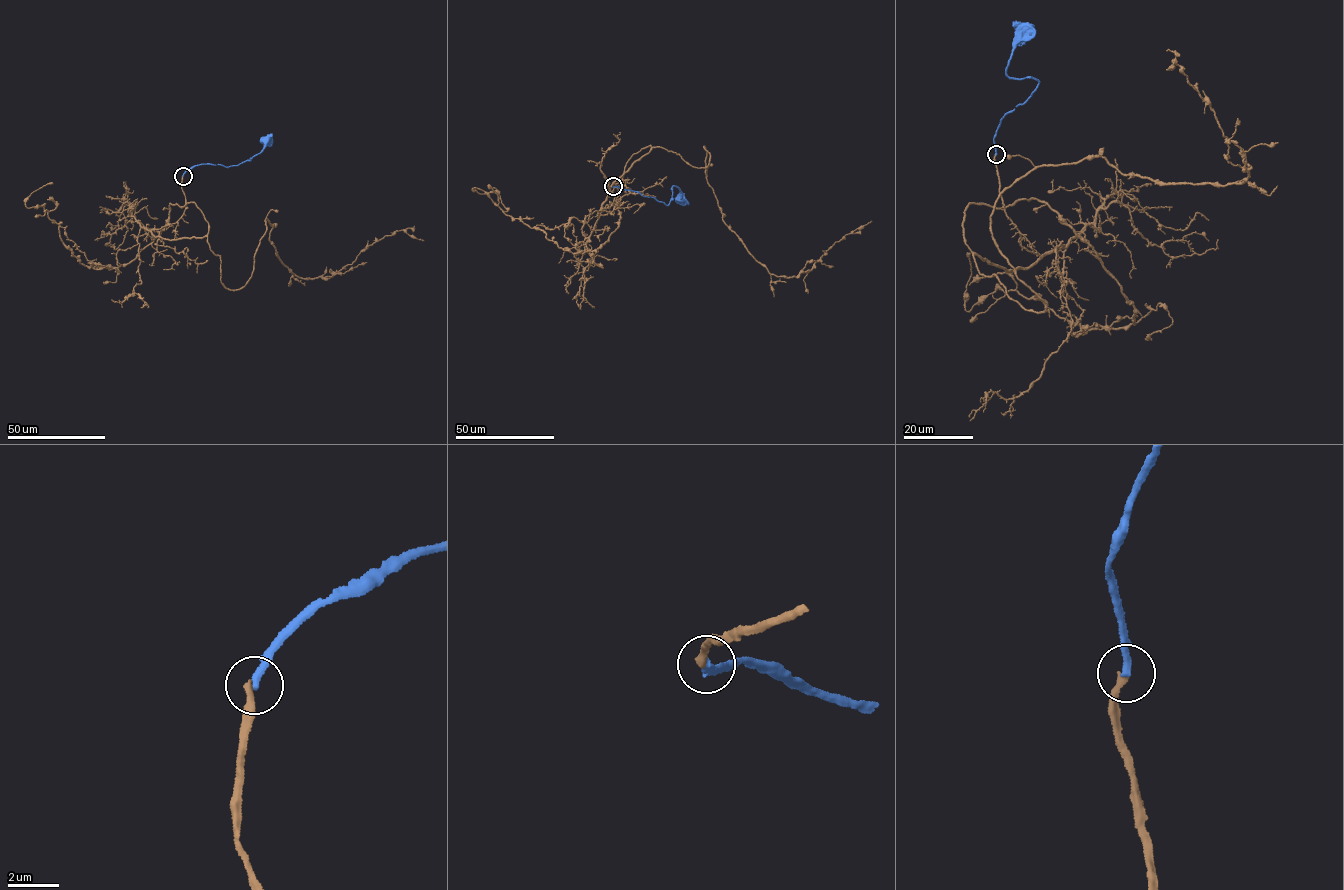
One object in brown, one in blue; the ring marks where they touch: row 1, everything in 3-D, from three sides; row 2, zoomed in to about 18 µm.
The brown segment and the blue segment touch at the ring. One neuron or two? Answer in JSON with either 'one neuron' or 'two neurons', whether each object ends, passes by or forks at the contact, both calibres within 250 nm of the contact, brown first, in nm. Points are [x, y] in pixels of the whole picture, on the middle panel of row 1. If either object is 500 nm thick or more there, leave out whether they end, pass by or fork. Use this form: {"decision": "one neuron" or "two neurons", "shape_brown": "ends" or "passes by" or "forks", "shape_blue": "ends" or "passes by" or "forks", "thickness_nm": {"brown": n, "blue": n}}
{"decision": "two neurons", "shape_brown": "ends", "shape_blue": "ends", "thickness_nm": {"brown": 280, "blue": 280}}

